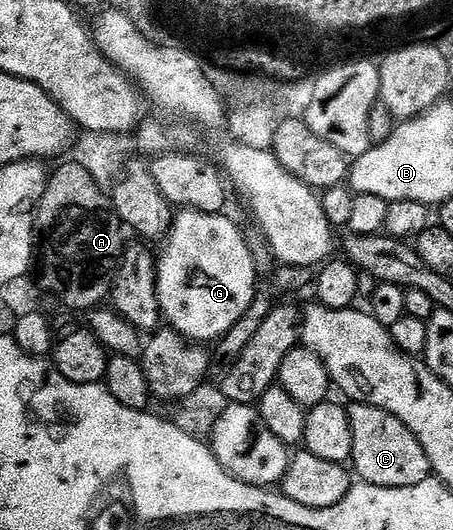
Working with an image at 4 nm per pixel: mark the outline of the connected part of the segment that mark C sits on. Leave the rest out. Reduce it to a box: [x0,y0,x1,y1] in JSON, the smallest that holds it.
[355,411,433,489]

